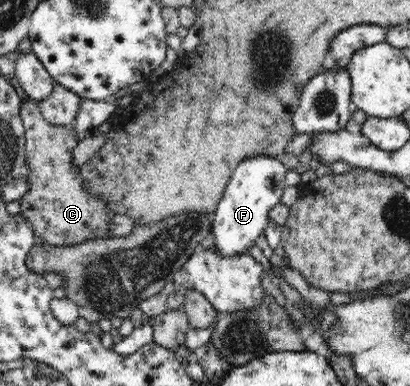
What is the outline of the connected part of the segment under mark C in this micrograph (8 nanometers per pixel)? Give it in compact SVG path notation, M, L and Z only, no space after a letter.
M29 96L20 101L20 118L26 132L26 154L31 168L27 175L29 191L19 199L20 214L33 224L36 245L70 246L86 239L107 238L111 210L102 199L85 193L78 169L74 170L69 164L77 144L73 126L50 125L42 116L39 103Z

